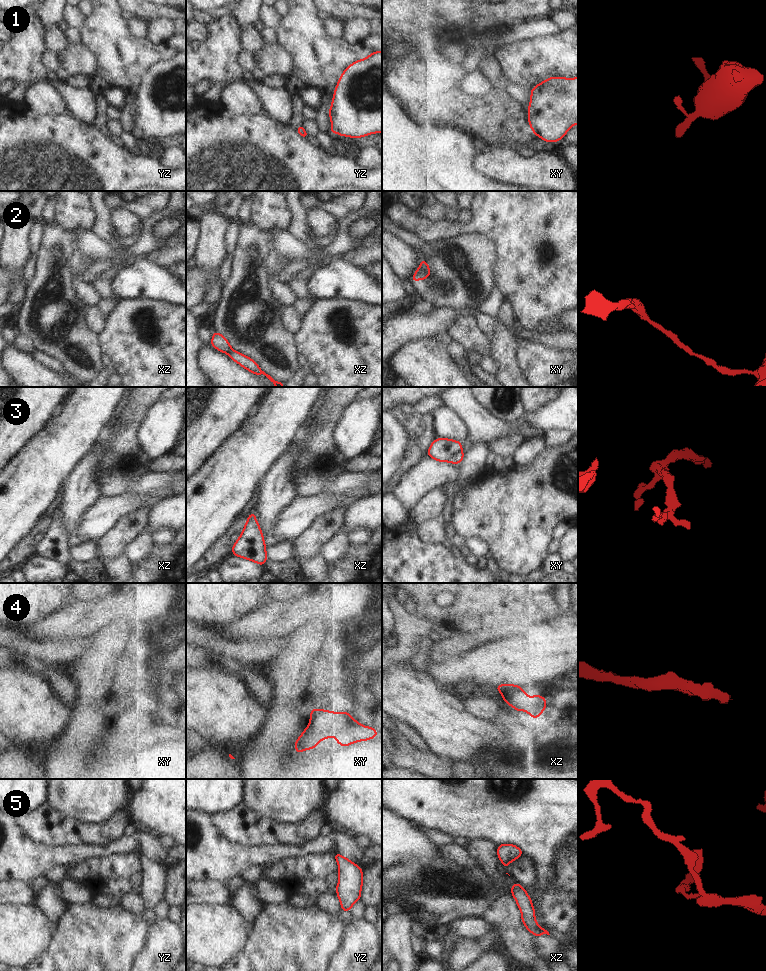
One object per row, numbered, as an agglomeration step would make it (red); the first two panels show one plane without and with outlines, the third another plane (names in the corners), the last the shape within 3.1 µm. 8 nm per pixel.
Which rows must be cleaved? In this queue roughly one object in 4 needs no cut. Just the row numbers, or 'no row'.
2, 3

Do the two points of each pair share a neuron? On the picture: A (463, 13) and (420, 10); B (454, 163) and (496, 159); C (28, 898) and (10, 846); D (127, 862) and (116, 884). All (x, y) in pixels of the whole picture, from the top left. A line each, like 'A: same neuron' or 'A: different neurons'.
A: different neurons
B: different neurons
C: different neurons
D: same neuron

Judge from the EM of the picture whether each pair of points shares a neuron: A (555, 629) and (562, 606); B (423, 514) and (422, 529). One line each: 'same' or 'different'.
A: different
B: different

